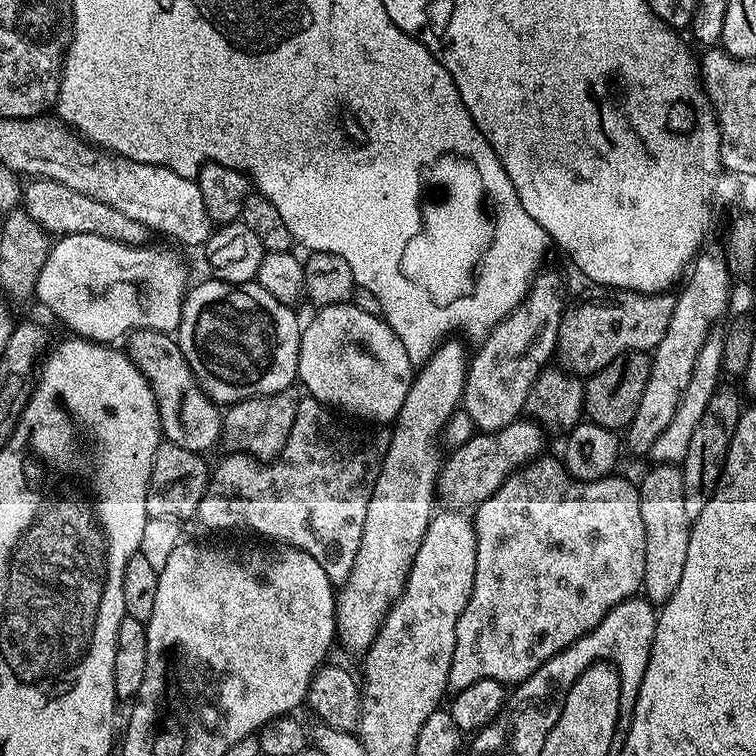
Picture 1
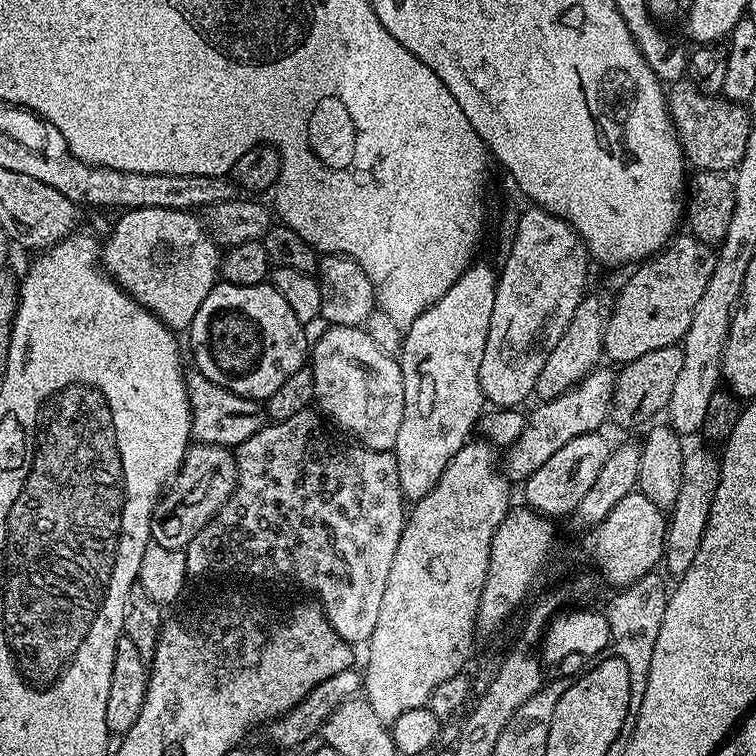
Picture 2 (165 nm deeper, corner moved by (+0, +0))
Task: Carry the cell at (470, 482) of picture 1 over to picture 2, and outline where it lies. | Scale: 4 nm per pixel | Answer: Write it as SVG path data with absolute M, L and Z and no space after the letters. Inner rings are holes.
M598 366L584 380L577 382L575 386L568 392L564 392L561 396L555 396L553 400L546 400L537 403L537 408L533 410L532 416L527 417L524 429L520 431L520 435L516 437L510 444L507 445L506 451L502 456L502 471L509 481L519 482L527 481L528 477L533 476L535 472L542 466L546 466L548 459L553 454L558 454L558 450L562 450L562 446L566 446L566 442L570 442L570 438L578 438L587 432L595 432L603 429L605 420L609 419L612 410L612 391L616 385L616 372L613 369Z

